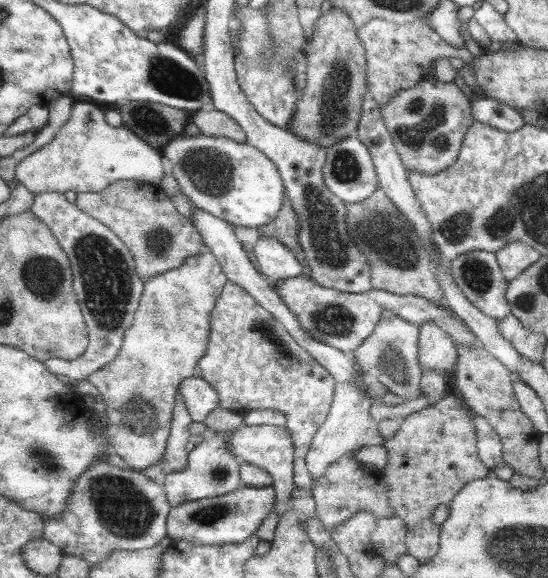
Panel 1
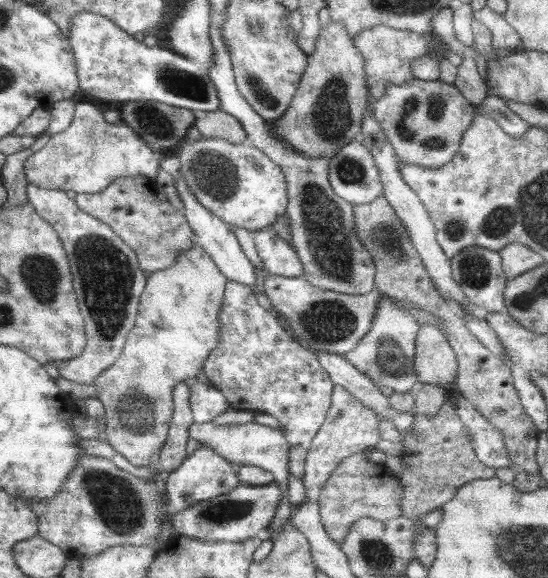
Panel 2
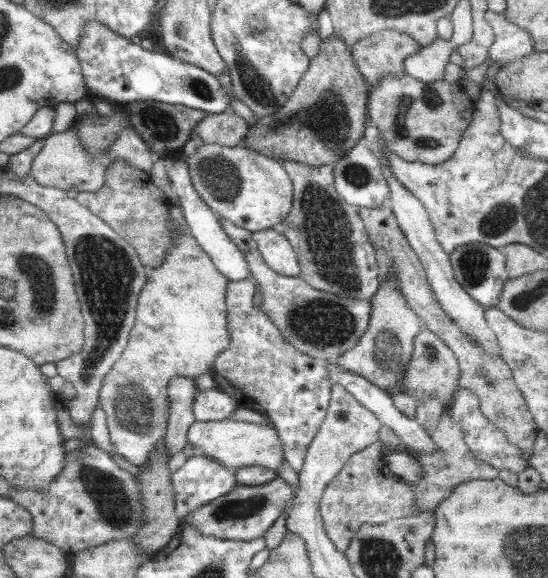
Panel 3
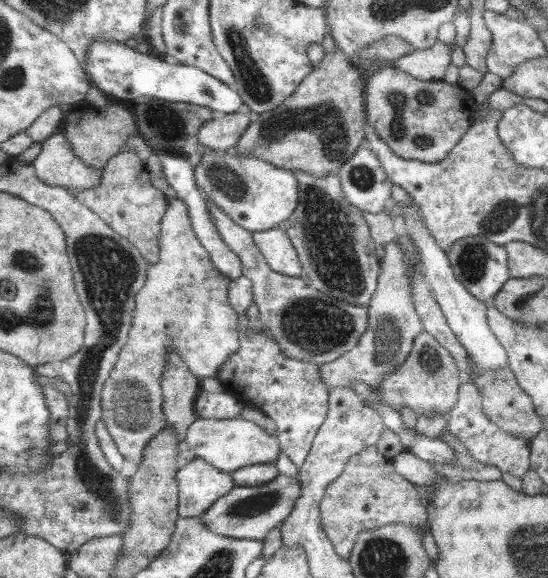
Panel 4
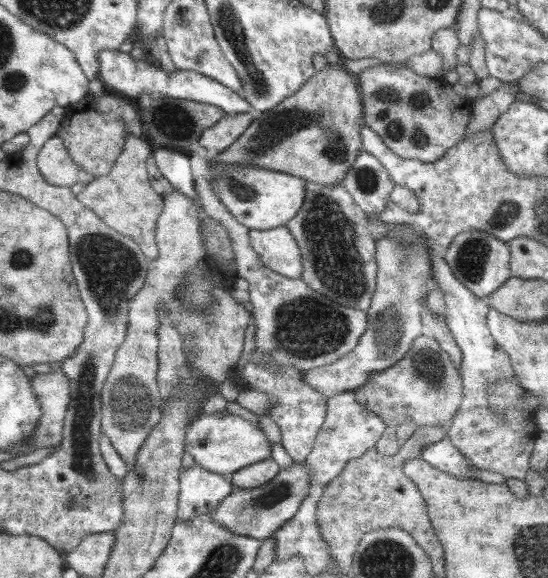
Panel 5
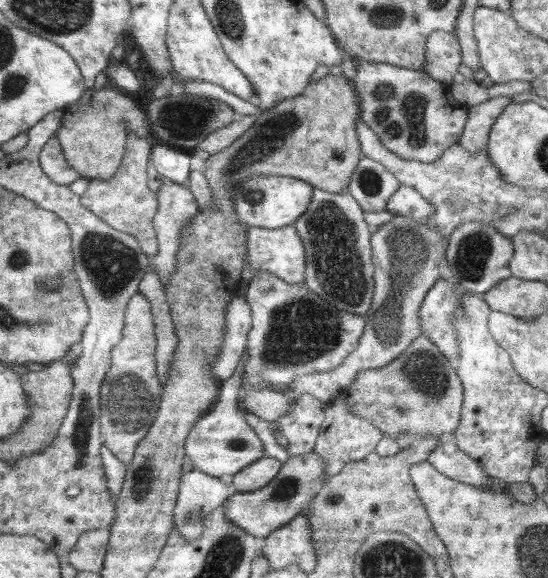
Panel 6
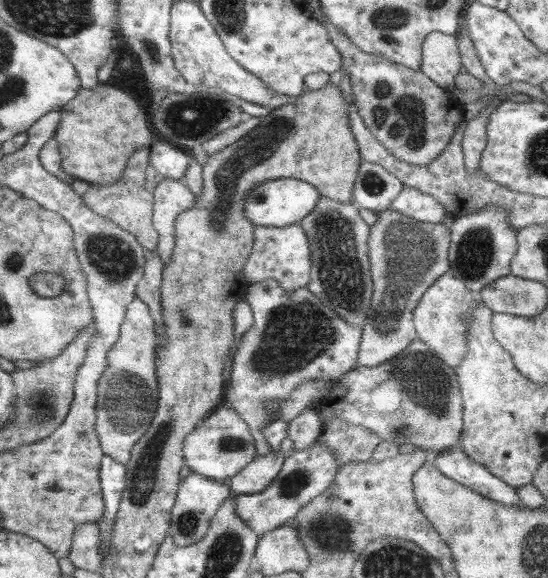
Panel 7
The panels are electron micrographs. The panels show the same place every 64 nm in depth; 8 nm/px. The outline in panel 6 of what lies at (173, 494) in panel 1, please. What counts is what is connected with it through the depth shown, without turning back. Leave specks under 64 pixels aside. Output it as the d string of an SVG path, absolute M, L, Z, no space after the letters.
M193 469L188 473L182 473L180 479L179 493L177 496L176 506L173 512L174 526L185 540L196 540L203 532L203 520L216 507L224 505L226 500L230 498L236 490L231 486L227 486L220 477L210 476Z

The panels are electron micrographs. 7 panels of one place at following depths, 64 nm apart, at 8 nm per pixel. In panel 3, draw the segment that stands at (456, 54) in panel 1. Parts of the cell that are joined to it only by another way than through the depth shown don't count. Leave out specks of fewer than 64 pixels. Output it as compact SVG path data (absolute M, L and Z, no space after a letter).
M386 29L360 39L351 47L351 53L358 70L371 84L371 88L376 88L384 75L394 75L395 77L406 75L407 72L403 65L404 59L416 54L421 49L422 46L419 45L419 42L416 42L408 34Z

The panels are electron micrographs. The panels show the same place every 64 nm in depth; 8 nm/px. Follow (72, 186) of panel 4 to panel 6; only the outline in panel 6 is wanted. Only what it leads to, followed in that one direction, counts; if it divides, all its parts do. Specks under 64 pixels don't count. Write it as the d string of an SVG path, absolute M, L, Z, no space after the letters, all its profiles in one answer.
M56 136L48 140L42 147L39 154L39 164L42 172L54 184L70 187L76 180L86 178L68 165L61 144Z

